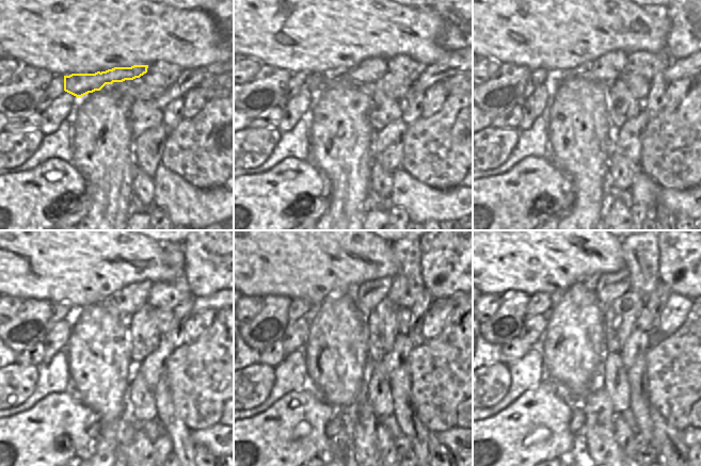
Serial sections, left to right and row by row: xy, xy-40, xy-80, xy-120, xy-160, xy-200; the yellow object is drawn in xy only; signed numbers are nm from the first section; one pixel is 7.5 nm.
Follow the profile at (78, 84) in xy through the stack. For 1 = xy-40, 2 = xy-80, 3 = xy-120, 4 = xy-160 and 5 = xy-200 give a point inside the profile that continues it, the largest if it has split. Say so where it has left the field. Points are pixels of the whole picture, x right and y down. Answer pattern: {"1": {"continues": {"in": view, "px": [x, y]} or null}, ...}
{"1": {"continues": {"in": "xy-40", "px": [368, 70]}}, "2": {"continues": {"in": "xy-80", "px": [608, 67]}}, "3": {"continues": {"in": "xy-120", "px": [128, 300]}}, "4": {"continues": {"in": "xy-160", "px": [367, 295]}}, "5": {"continues": {"in": "xy-200", "px": [609, 287]}}}

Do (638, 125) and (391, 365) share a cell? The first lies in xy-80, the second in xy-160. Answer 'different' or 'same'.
same

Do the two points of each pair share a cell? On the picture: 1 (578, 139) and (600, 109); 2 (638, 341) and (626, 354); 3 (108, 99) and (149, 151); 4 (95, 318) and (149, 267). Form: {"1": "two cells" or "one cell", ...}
{"1": "one cell", "2": "one cell", "3": "two cells", "4": "two cells"}

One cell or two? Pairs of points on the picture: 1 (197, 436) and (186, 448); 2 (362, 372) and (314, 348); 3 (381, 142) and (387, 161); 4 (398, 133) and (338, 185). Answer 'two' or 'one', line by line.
1: two
2: one
3: one
4: two

